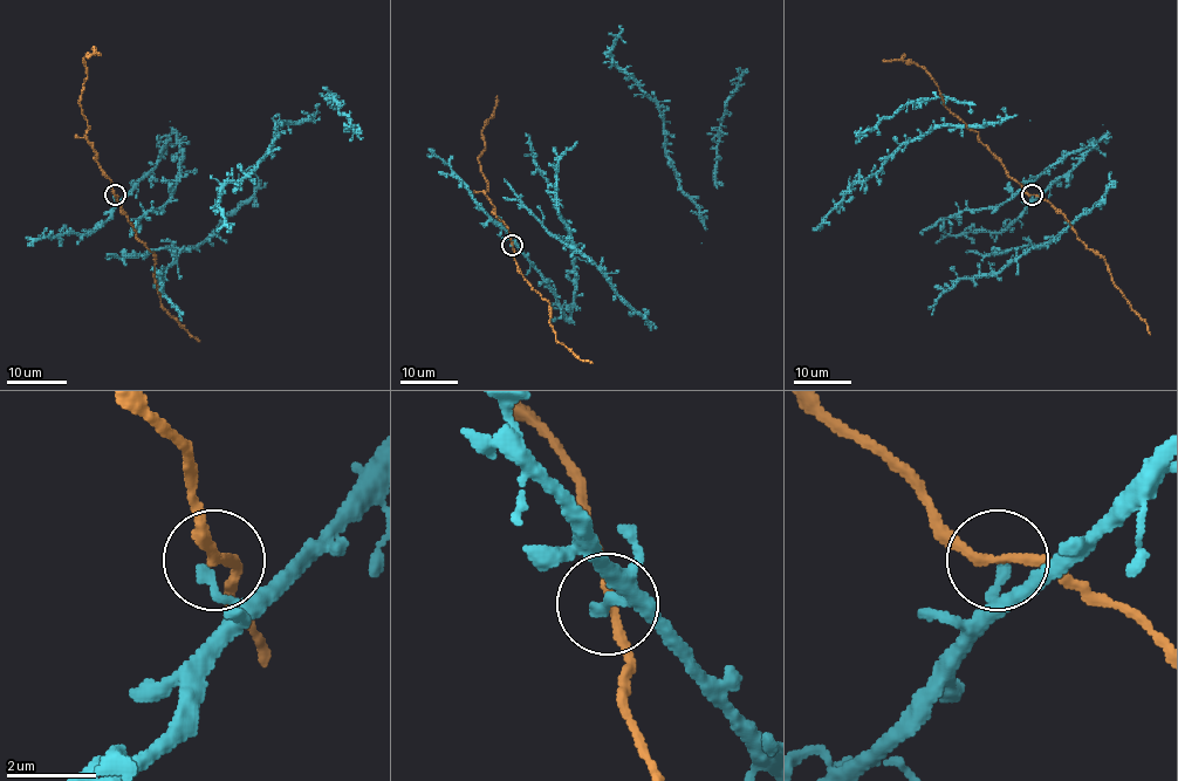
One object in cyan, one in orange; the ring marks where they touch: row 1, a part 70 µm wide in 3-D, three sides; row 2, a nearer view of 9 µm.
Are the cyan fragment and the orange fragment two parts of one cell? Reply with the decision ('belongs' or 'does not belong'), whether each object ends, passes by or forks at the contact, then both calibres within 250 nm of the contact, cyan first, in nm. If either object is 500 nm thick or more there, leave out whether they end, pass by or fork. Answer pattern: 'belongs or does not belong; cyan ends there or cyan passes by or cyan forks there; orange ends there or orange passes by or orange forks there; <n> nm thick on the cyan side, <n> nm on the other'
belongs; cyan ends there; orange passes by; 240 nm thick on the cyan side, 190 nm on the other

